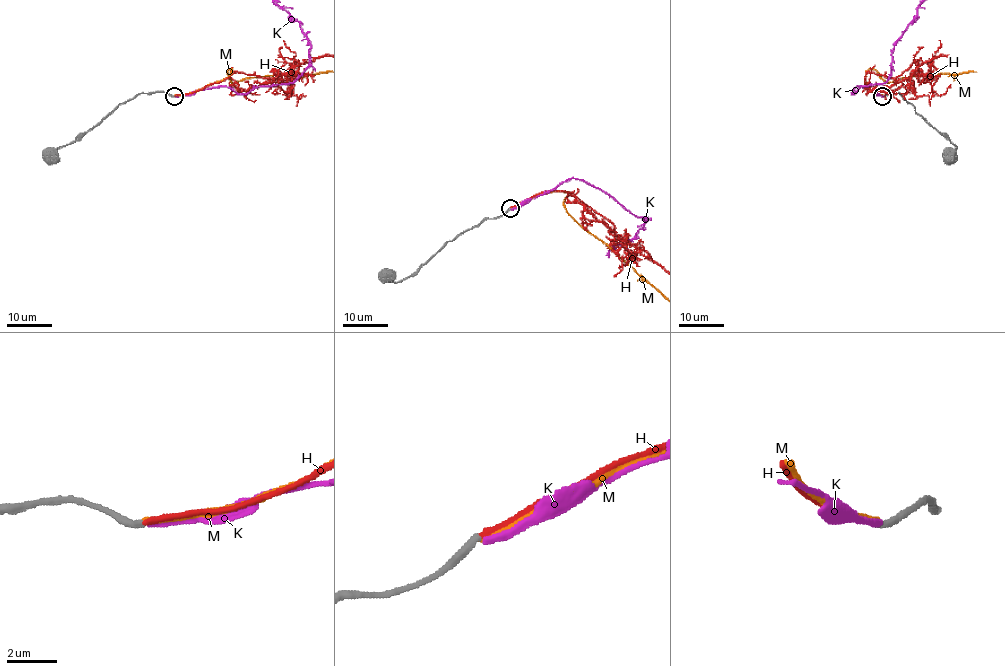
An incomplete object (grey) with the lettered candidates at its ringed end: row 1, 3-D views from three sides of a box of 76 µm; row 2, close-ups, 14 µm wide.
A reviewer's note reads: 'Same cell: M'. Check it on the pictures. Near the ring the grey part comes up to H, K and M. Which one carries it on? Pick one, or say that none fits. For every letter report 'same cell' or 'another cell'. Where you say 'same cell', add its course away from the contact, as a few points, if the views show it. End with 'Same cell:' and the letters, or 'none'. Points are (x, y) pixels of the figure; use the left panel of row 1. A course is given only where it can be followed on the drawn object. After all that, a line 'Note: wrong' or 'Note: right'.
H: same cell
K: another cell
M: another cell
Same cell: H
Note: wrong

